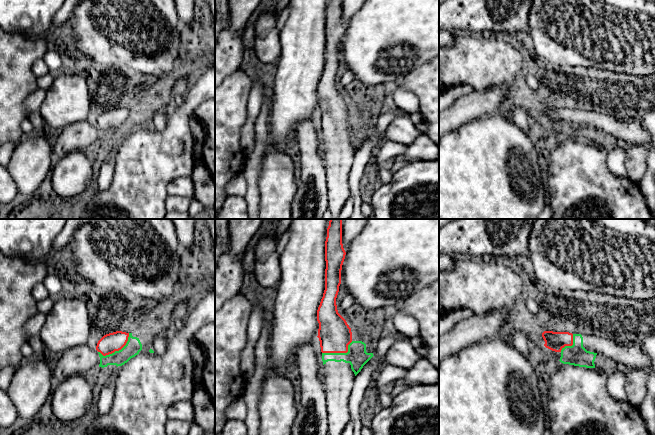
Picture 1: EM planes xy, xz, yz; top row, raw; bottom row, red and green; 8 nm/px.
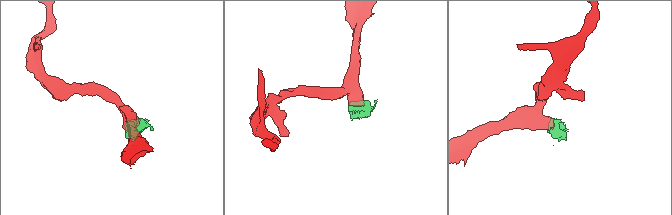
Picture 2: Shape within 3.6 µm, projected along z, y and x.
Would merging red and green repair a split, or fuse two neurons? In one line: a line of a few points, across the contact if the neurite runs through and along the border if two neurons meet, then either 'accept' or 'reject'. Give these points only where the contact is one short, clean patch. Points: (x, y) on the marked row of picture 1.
xy (109, 343), (117, 350), (123, 346), (133, 346) | accept

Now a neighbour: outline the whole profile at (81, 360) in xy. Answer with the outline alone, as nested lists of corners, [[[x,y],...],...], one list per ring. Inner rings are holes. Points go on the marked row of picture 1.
[[[87,344],[73,347],[59,355],[52,367],[52,381],[59,384],[68,377],[89,375],[99,368],[98,351]]]

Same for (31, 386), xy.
[[[41,356],[26,360],[15,369],[6,393],[16,407],[18,417],[27,419],[37,415],[49,403],[53,389],[52,367]]]

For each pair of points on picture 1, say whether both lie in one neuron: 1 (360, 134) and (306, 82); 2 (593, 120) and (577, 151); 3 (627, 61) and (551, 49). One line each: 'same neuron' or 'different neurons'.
1: different neurons
2: different neurons
3: same neuron

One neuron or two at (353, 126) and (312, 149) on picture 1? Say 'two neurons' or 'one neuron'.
two neurons

